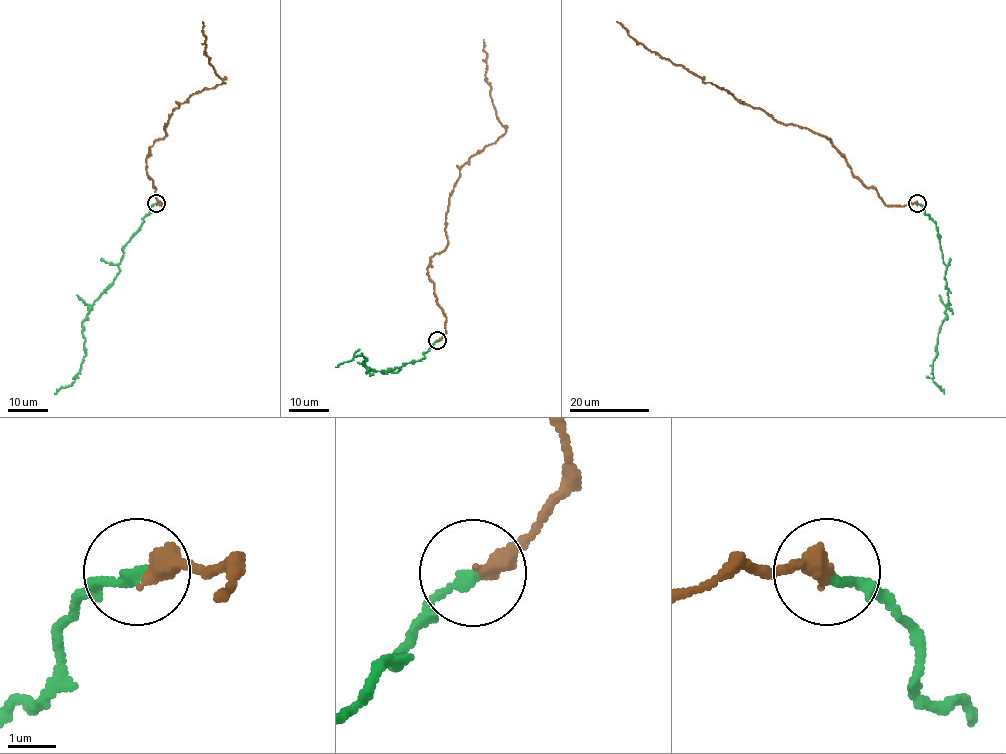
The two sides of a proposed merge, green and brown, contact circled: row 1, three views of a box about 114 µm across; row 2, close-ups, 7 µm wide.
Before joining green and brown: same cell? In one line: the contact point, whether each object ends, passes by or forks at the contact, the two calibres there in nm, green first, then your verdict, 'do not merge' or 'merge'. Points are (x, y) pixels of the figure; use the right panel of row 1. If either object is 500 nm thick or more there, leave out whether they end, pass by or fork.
(917, 203) | green ends | brown ends | 240/440 nm | do not merge

